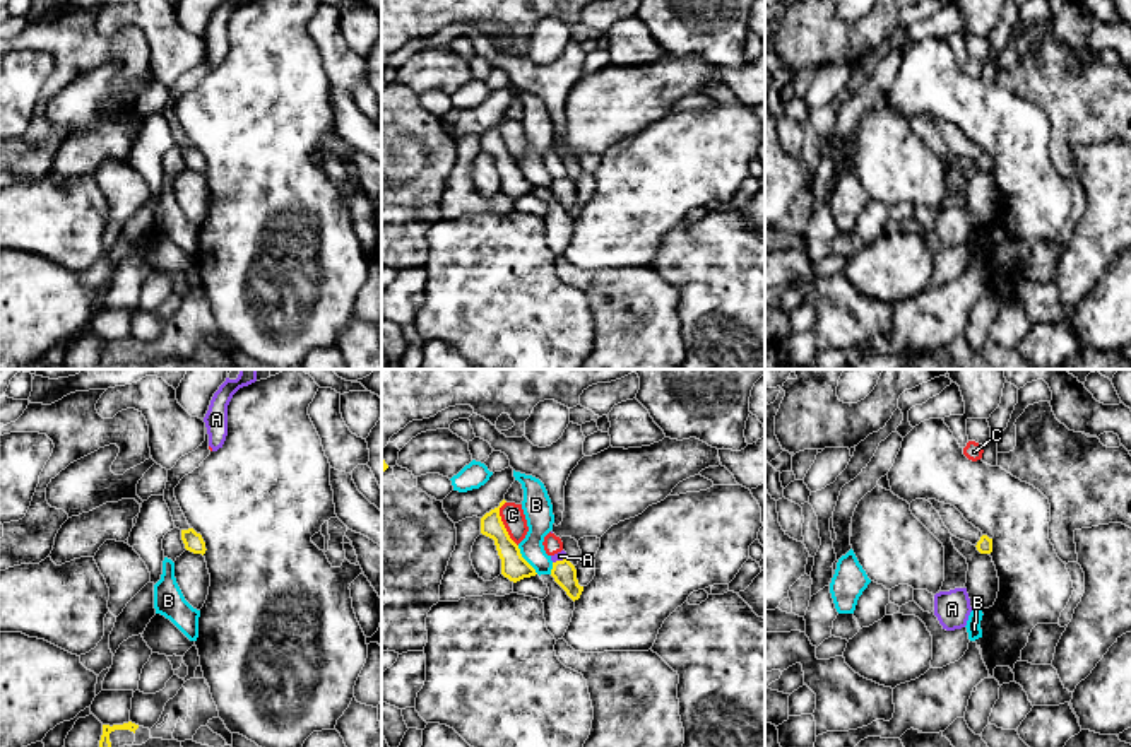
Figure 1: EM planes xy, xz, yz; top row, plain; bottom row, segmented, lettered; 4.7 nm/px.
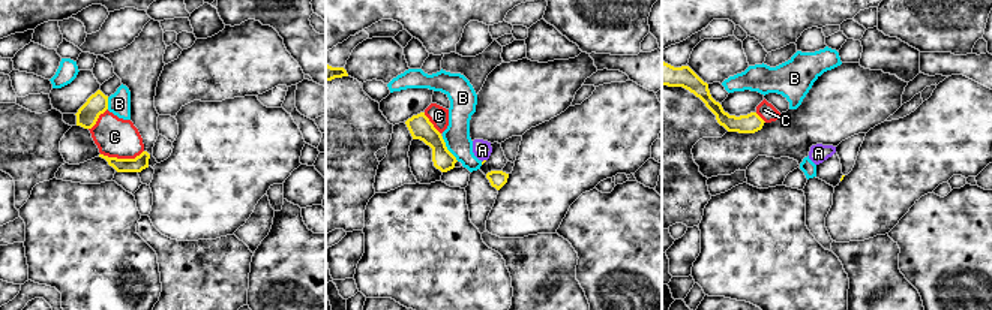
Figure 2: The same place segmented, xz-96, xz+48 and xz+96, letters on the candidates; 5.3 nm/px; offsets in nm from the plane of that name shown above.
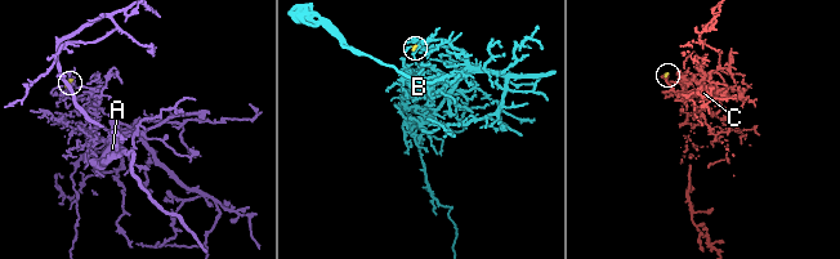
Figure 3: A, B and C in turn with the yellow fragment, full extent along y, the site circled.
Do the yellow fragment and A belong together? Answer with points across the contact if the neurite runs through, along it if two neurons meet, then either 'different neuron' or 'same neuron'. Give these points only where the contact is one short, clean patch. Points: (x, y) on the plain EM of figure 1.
along xz (565, 175), (553, 180) | different neuron

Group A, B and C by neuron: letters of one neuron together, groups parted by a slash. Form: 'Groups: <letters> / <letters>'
Groups: A C / B

